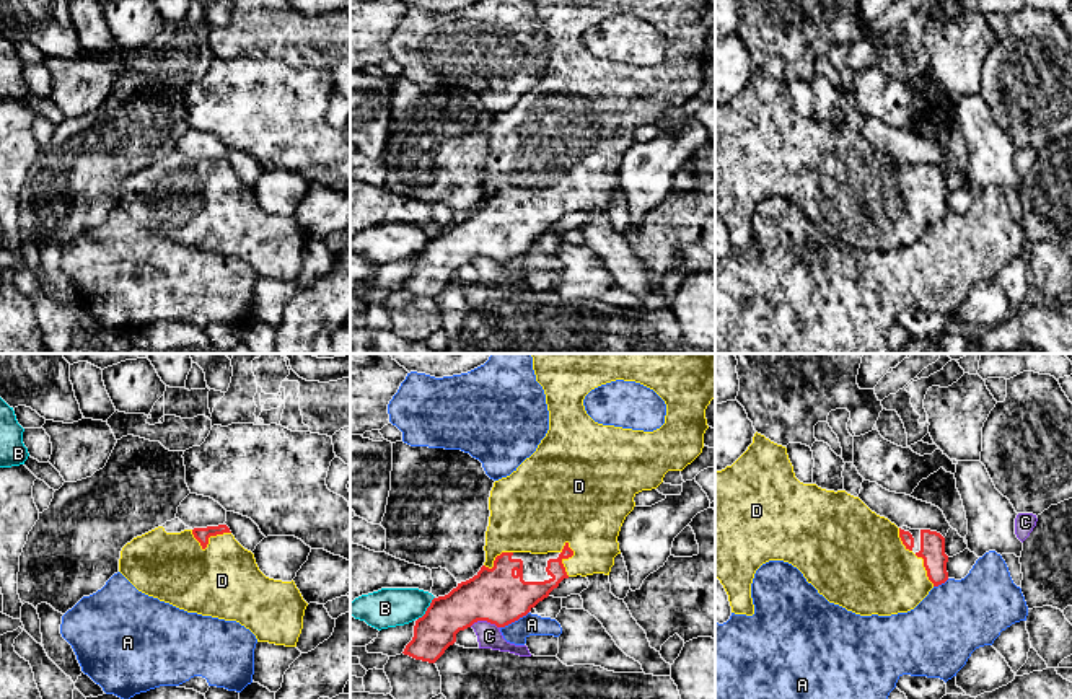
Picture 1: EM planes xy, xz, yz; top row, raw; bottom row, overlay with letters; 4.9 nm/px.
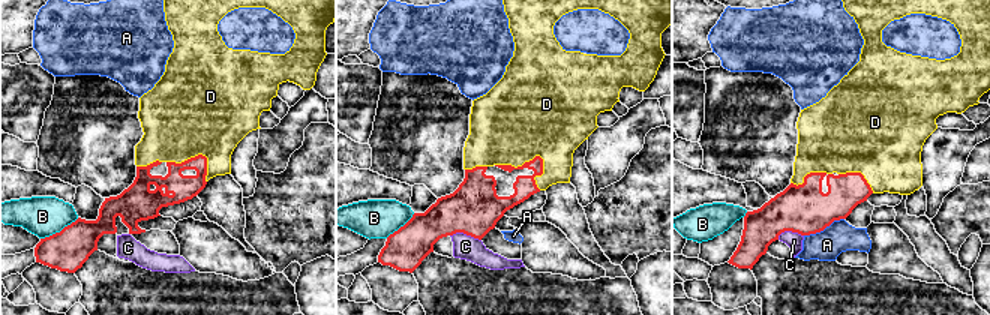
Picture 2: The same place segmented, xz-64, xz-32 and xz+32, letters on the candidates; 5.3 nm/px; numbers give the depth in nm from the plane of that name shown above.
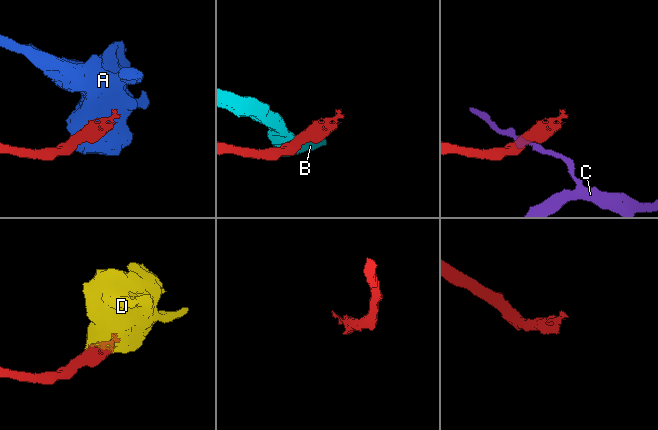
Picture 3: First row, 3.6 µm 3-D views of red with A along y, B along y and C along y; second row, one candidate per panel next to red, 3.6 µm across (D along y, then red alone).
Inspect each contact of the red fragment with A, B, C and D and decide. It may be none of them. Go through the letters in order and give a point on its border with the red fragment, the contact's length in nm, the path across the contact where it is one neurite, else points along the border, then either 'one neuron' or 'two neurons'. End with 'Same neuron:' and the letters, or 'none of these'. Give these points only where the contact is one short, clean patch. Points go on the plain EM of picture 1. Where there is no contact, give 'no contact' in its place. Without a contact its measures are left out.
A: xz (514, 256) | 170 nm | two neurons
B: xz (427, 243) | 150 nm | two neurons
C: xz (484, 254) | 150 nm | along xz (470, 261), (478, 256), (489, 256), (499, 263) | two neurons
D: xy (207, 176) | 200 nm | one neuron
Same neuron: D

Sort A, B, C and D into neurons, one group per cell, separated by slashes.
A / B / C / D

